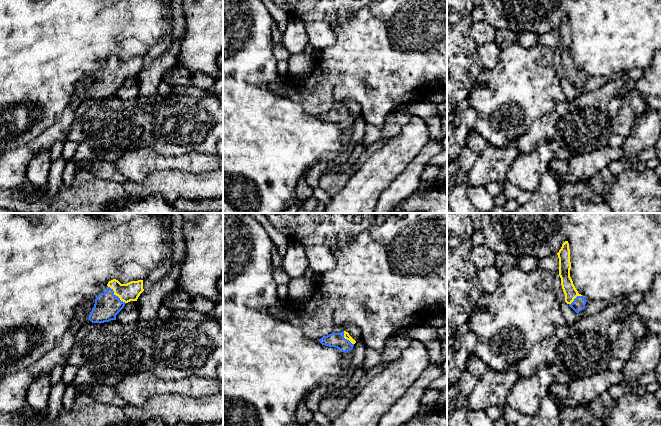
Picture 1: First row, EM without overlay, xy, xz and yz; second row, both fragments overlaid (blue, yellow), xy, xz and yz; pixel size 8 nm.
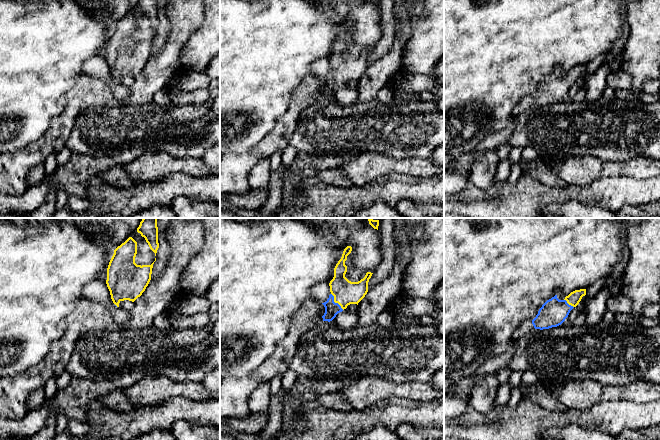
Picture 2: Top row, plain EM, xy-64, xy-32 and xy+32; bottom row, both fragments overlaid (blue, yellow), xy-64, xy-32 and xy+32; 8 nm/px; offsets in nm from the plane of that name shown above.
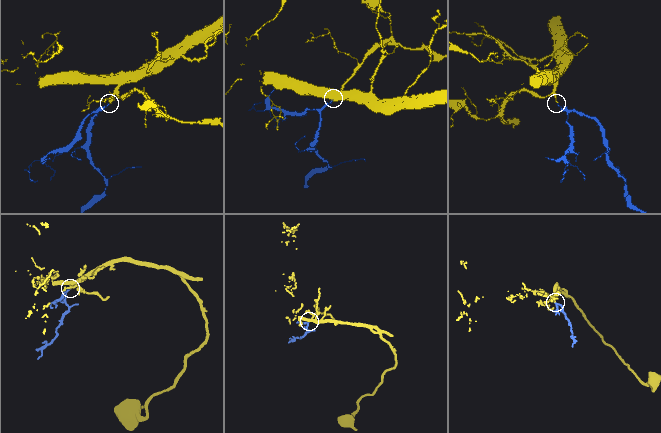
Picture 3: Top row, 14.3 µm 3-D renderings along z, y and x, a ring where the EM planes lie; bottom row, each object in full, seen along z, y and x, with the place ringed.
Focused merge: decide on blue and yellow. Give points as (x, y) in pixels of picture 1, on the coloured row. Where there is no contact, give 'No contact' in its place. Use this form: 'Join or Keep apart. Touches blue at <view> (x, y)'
Join. Touches blue at xy (115, 295)

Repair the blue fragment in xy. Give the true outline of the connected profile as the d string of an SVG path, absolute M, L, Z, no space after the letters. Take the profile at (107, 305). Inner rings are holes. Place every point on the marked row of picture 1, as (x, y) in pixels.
M116 279L109 281L106 291L95 299L89 320L92 323L116 320L116 315L124 308L125 304L137 301L143 291L143 280L131 281L127 284L121 284Z

